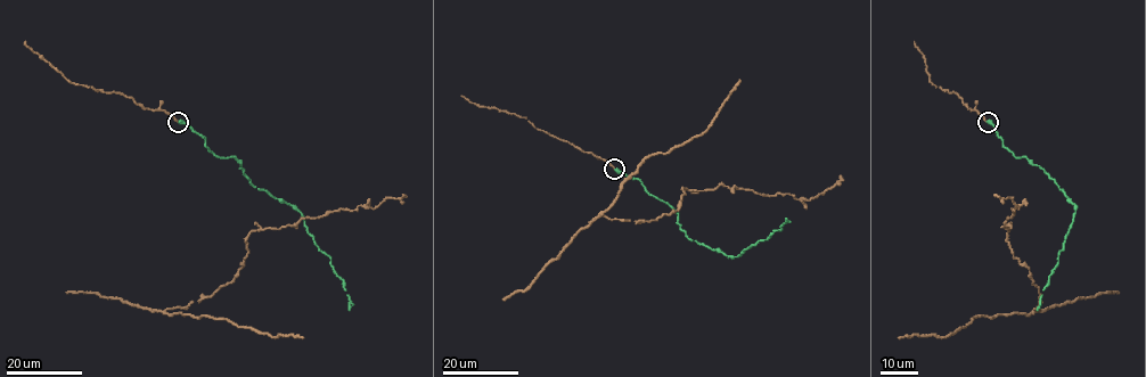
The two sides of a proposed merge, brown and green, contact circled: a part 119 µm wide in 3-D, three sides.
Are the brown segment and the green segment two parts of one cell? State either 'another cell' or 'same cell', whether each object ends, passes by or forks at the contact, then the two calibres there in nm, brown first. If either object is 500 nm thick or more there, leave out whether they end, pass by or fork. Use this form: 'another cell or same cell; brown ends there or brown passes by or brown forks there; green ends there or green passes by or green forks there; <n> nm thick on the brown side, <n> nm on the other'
same cell; brown ends there; green ends there; 140 nm thick on the brown side, 460 nm on the other

